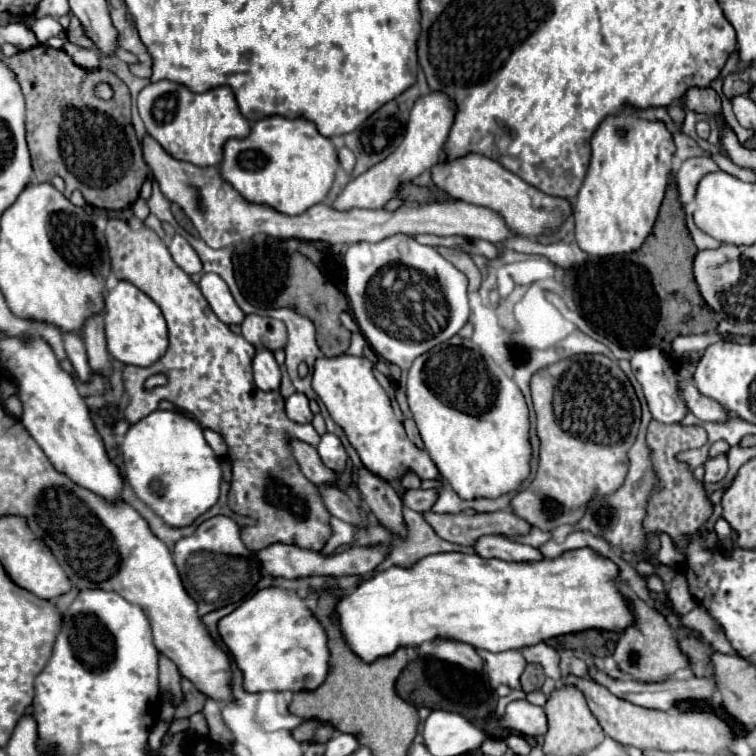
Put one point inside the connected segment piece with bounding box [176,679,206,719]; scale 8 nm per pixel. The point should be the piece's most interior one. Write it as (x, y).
(193, 700)

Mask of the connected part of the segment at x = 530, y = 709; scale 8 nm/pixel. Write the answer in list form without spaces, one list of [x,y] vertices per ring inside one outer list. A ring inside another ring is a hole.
[[[526,699],[512,701],[506,707],[506,713],[500,717],[500,727],[518,731],[528,737],[538,737],[548,731],[544,709],[528,703]]]

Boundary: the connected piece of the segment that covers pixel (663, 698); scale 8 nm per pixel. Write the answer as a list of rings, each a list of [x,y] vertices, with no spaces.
[[[590,665],[588,667],[588,675],[604,685],[610,693],[614,693],[616,697],[620,699],[626,699],[634,705],[640,705],[640,707],[648,707],[648,709],[660,709],[660,711],[666,711],[670,709],[676,701],[682,701],[682,699],[692,699],[692,697],[698,697],[698,699],[710,699],[712,693],[714,693],[714,683],[710,679],[698,679],[698,677],[688,677],[688,679],[664,679],[664,681],[658,681],[658,683],[640,683],[640,681],[622,681],[622,679],[614,679],[610,677],[608,673],[604,673],[602,669]]]

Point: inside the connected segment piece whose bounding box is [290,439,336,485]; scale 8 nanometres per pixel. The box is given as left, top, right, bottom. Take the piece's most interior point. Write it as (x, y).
(307, 457)

